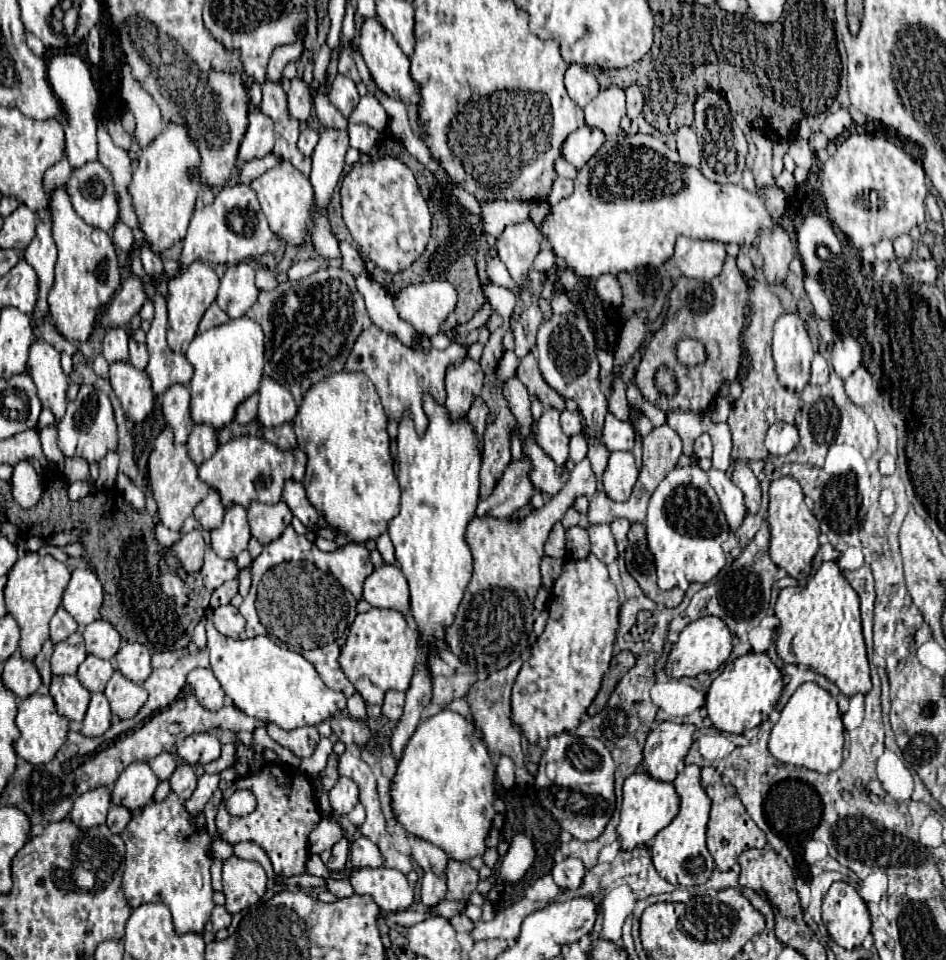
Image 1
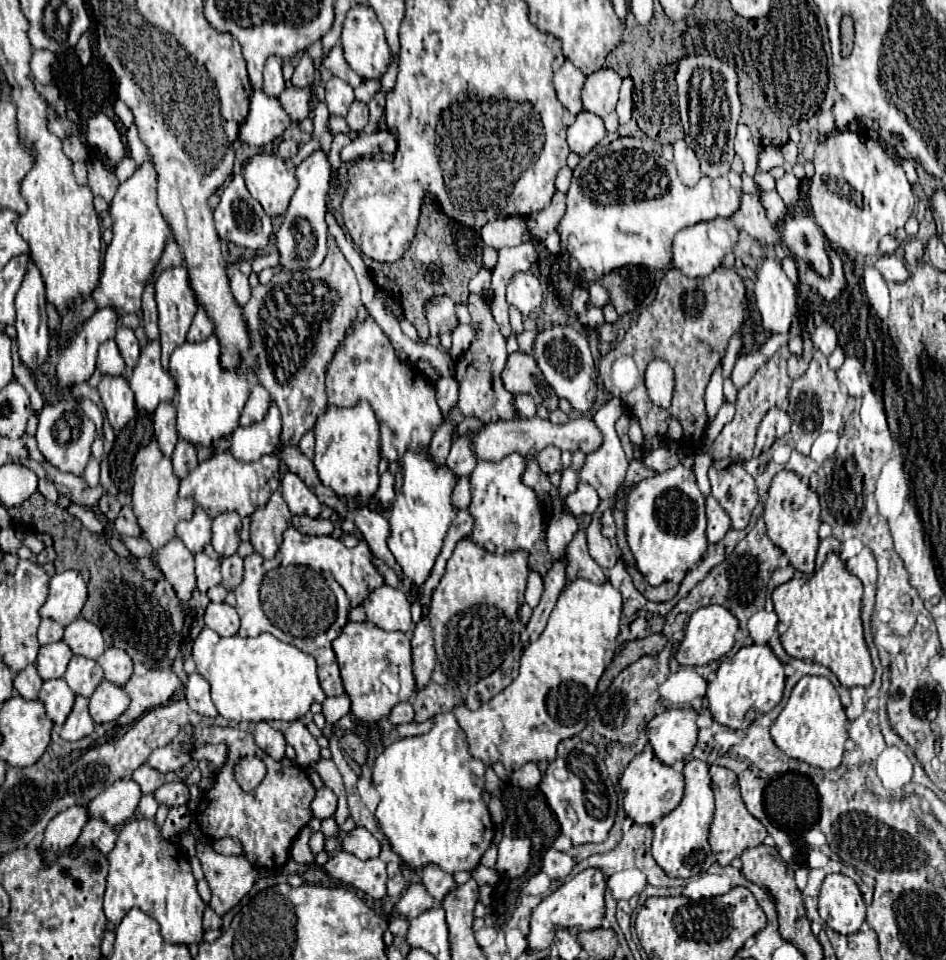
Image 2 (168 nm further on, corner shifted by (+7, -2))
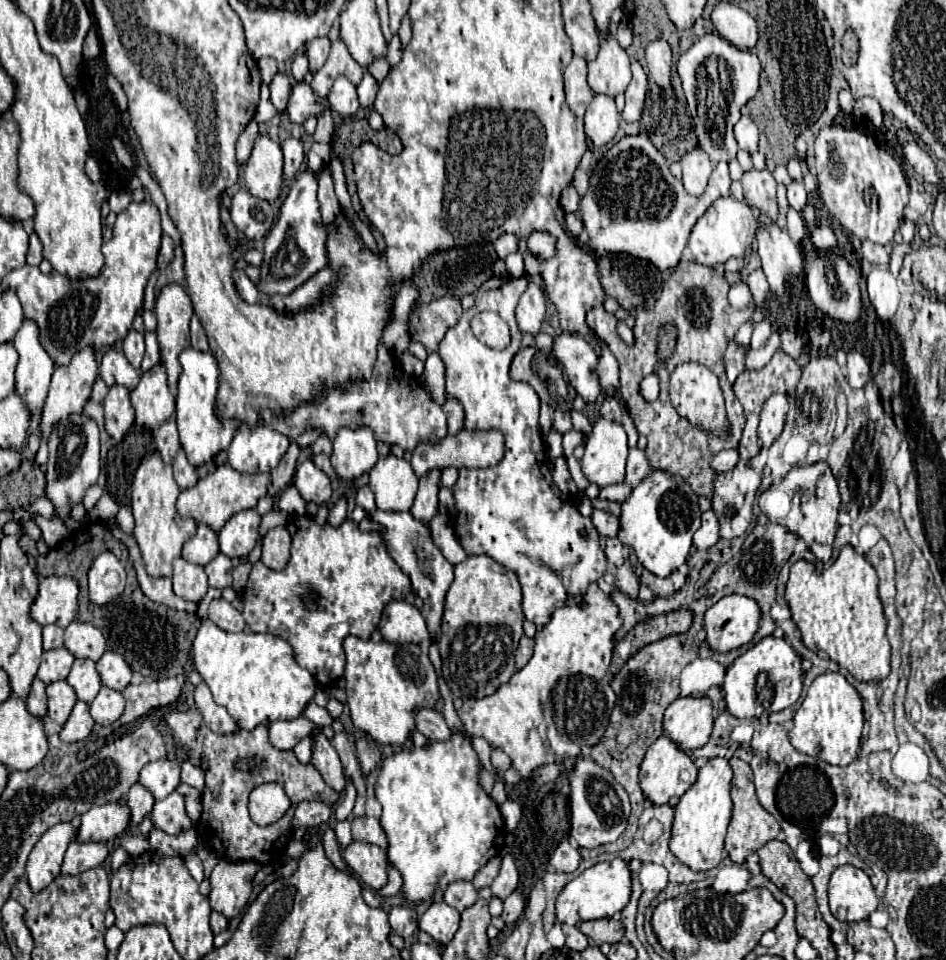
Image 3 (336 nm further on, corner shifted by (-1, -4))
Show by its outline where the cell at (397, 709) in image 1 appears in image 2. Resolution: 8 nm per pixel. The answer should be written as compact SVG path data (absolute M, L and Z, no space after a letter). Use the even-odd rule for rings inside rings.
M400 702L392 708L390 712L390 718L388 718L392 724L408 724L414 720L414 708L410 702Z

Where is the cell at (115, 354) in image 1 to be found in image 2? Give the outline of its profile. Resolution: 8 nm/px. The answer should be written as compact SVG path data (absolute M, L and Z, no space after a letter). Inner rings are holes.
M106 340L100 344L98 350L98 360L96 360L96 368L104 374L104 376L120 376L126 370L126 364L118 352L118 346L114 340Z

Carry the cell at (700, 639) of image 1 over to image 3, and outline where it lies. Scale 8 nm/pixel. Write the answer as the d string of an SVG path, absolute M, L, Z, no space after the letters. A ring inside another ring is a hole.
M730 594L704 614L706 646L714 652L730 652L746 646L760 622L758 604L752 598Z

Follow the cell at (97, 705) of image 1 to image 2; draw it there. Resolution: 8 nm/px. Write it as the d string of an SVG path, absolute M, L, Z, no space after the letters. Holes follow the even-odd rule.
M76 696L76 702L72 706L72 712L68 714L60 736L64 740L80 740L84 736L90 736L94 732L94 722L88 714L88 700L84 696Z

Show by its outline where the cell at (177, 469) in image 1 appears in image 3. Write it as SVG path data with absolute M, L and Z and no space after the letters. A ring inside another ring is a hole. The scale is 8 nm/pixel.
M158 452L140 462L132 486L132 512L136 518L134 538L142 550L144 566L150 576L172 576L172 560L180 556L186 538L194 536L198 522L178 514L176 498L180 488L172 476L172 464L166 464Z

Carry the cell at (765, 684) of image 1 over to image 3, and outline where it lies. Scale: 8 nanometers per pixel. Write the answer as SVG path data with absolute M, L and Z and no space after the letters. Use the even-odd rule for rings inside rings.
M762 638L758 644L748 648L742 656L738 656L732 666L726 670L726 678L722 684L724 700L728 712L740 720L750 720L760 716L764 710L780 712L792 706L802 692L802 670L800 670L800 656L792 650L792 646L784 638ZM772 700L768 708L764 702Z

